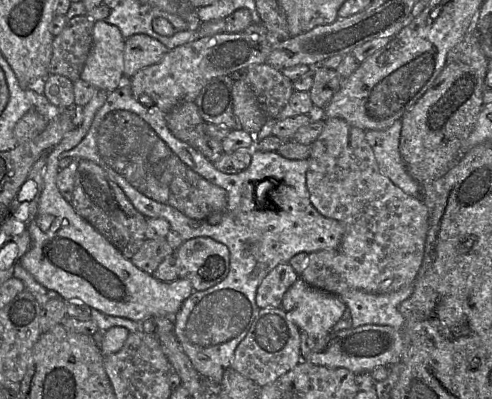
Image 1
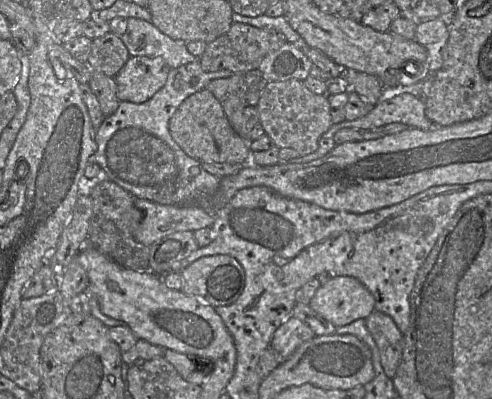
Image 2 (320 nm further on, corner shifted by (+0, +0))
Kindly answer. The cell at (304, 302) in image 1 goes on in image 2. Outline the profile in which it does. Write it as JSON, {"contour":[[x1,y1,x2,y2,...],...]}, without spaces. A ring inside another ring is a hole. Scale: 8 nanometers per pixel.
{"contour":[[335,276,321,284,309,306,337,327,366,319,375,310,375,298,358,279]]}

